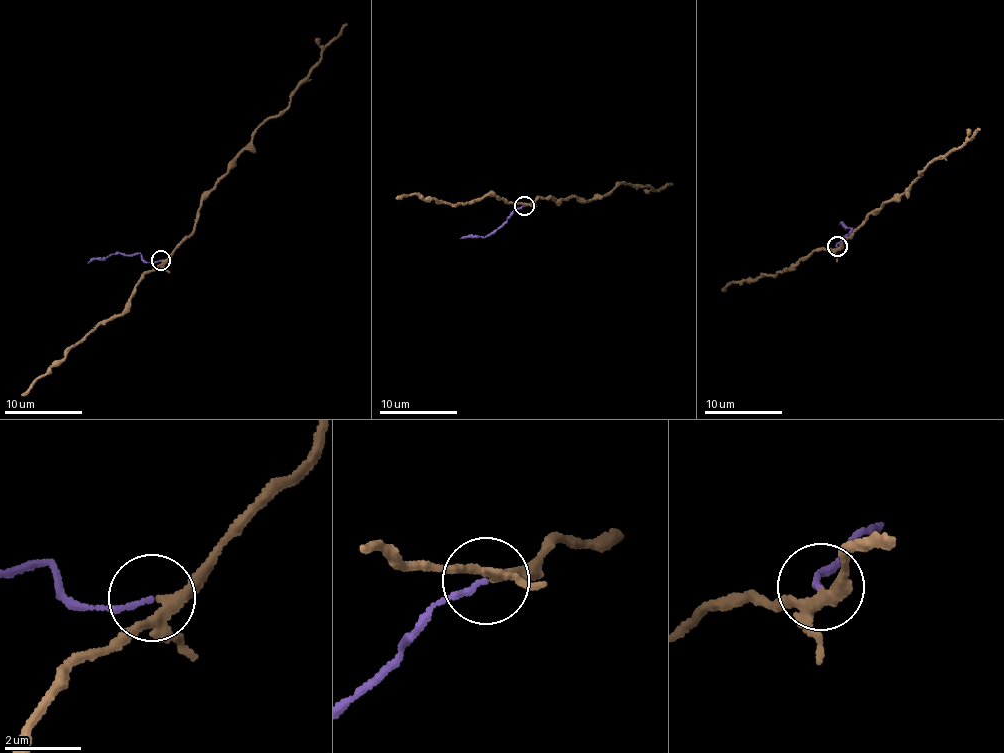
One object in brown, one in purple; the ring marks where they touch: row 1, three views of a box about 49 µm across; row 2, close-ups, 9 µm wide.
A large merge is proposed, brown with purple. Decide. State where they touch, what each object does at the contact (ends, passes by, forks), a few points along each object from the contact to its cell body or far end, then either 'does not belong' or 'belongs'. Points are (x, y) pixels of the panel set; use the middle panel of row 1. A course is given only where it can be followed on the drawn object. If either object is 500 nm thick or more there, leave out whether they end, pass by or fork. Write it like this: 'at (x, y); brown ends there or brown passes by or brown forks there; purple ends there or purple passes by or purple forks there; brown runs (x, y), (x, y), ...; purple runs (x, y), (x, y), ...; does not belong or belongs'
at (524, 205); brown forks there; purple ends there; brown runs (524, 206), (548, 195), (586, 200), (623, 181), (656, 190), (671, 183); purple runs (524, 206), (514, 210), (489, 235), (461, 239); does not belong

